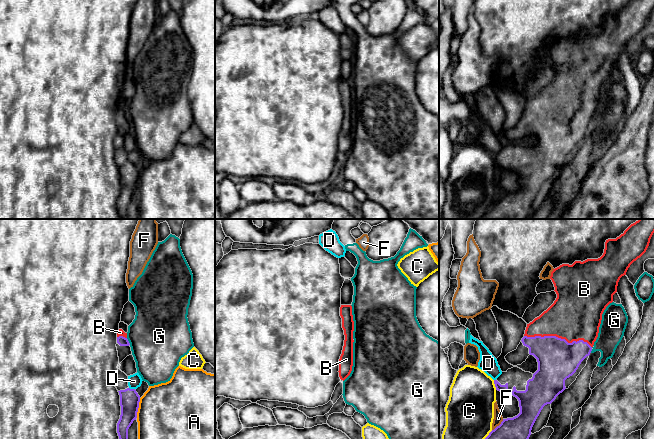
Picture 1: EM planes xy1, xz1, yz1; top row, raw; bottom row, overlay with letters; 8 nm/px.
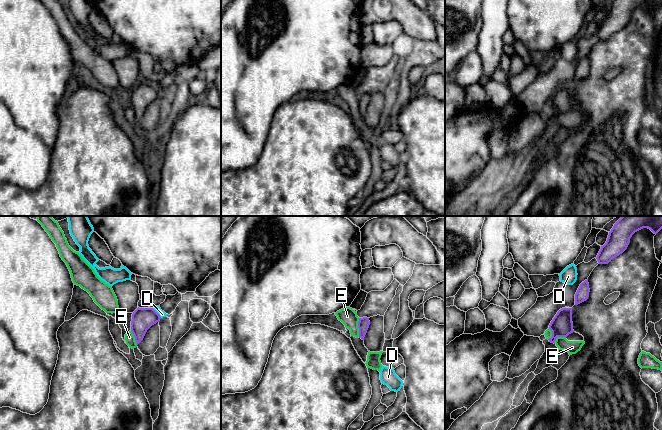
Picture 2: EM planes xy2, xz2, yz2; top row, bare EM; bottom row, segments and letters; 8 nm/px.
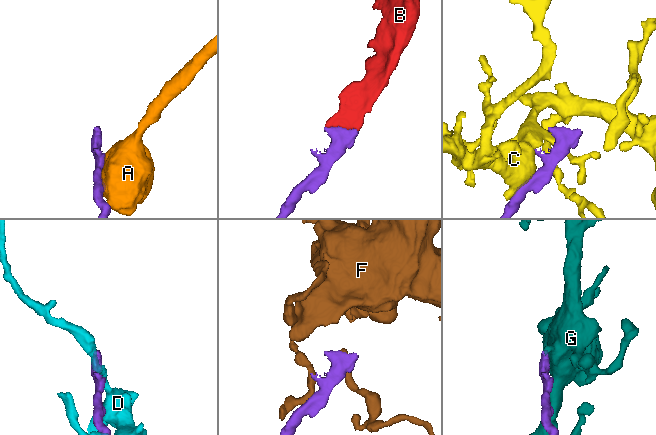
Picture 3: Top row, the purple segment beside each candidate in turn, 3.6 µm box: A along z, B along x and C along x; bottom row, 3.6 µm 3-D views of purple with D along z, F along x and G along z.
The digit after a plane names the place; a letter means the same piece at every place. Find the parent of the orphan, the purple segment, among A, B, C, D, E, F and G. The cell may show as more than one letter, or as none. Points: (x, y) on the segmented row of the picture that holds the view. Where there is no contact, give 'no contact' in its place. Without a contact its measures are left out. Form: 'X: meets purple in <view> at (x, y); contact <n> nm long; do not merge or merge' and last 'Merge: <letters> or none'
A: meets purple in xy1 at (138, 407); contact 160 nm long; do not merge
B: meets purple in yz1 at (557, 337); contact 550 nm long; merge
C: meets purple in yz1 at (495, 385); contact 80 nm long; do not merge
D: meets purple in xy2 at (157, 313); contact 110 nm long; do not merge
E: meets purple in xz2 at (358, 327); contact 150 nm long; do not merge
F: meets purple in yz1 at (499, 425); contact 130 nm long; do not merge
G: meets purple in xy1 at (128, 341); contact 70 nm long; do not merge
Merge: B

